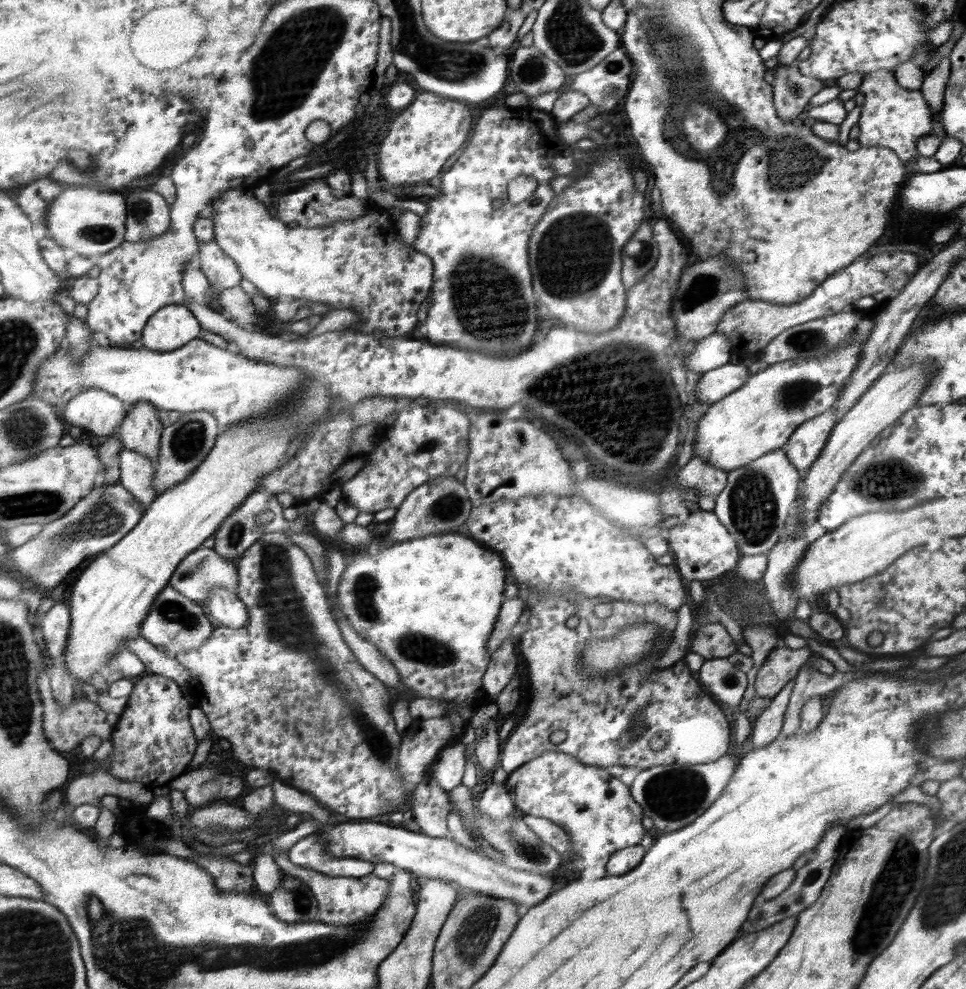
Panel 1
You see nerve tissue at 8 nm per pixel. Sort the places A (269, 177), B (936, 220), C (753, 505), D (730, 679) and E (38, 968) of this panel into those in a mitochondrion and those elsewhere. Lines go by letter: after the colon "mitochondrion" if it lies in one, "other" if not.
A: other
B: other
C: mitochondrion
D: mitochondrion
E: mitochondrion

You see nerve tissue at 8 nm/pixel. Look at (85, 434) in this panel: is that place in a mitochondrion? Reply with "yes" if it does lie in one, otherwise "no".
no

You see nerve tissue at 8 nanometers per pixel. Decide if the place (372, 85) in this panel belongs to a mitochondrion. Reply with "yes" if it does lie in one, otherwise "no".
no

